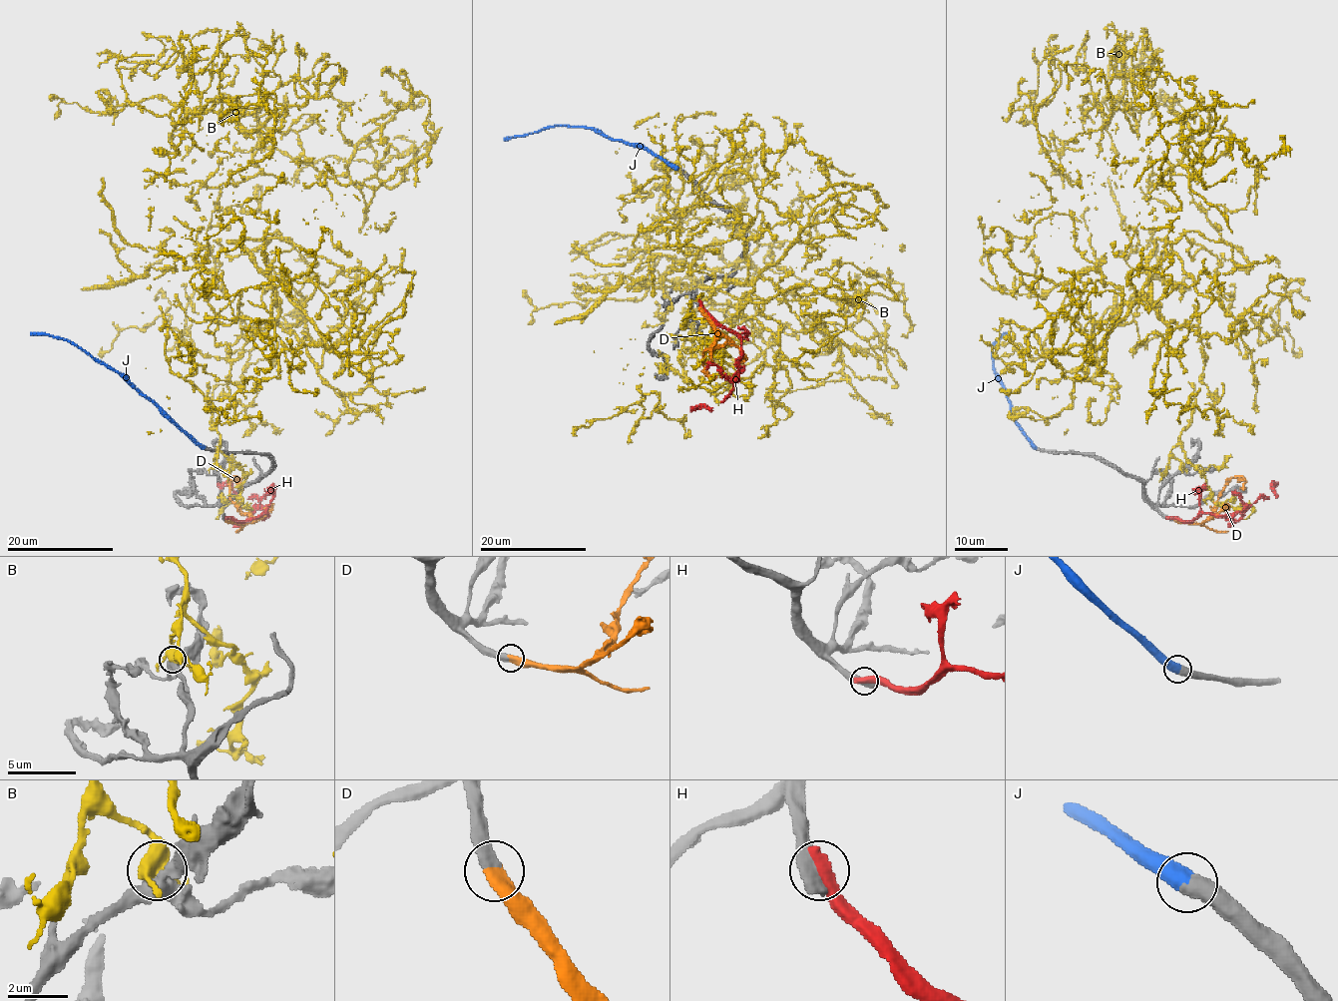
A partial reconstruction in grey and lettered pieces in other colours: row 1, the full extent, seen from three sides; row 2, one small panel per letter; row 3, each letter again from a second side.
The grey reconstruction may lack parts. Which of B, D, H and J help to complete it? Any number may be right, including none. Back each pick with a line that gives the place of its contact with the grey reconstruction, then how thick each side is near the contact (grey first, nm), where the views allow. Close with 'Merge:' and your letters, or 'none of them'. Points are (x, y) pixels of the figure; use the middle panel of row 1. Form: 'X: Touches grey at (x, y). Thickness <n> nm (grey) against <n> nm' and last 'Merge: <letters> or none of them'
D: Touches grey at (699, 308). Thickness 480 nm (grey) against 500 nm
J: Touches grey at (676, 169). Thickness 600 nm (grey) against 600 nm
Merge: D, J

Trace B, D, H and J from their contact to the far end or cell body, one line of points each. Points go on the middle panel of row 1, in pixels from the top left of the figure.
B: (687, 315), (763, 307), (682, 366), (668, 279), (768, 342), (875, 348), (858, 279), (905, 297), (799, 303)
D: (699, 308), (726, 339), (716, 348), (707, 348), (703, 352), (704, 373), (708, 377), (716, 376)
H: (699, 303), (740, 340), (741, 358), (728, 394), (712, 407), (696, 405), (690, 411)
J: (677, 168), (646, 150), (611, 141), (585, 127), (546, 127), (504, 141)

